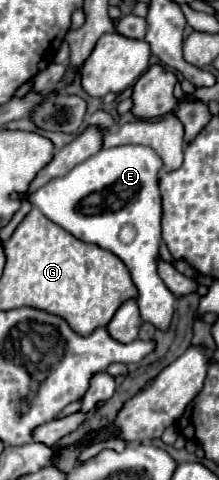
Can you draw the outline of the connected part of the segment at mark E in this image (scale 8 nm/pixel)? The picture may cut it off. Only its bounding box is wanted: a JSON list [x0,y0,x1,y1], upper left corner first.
[17,146,177,330]

